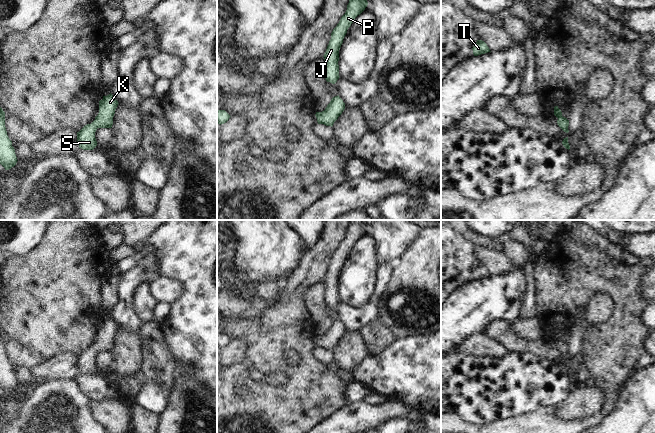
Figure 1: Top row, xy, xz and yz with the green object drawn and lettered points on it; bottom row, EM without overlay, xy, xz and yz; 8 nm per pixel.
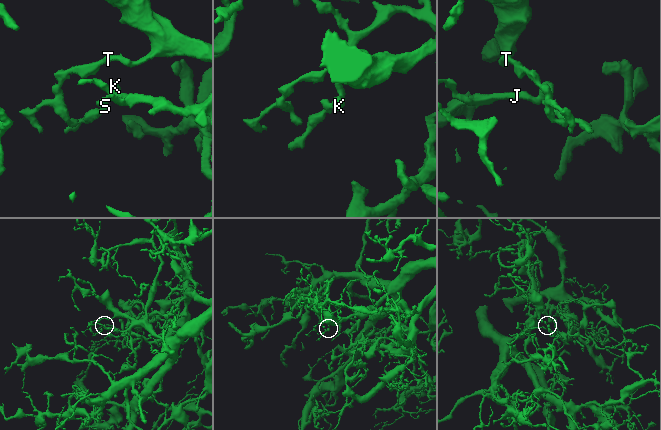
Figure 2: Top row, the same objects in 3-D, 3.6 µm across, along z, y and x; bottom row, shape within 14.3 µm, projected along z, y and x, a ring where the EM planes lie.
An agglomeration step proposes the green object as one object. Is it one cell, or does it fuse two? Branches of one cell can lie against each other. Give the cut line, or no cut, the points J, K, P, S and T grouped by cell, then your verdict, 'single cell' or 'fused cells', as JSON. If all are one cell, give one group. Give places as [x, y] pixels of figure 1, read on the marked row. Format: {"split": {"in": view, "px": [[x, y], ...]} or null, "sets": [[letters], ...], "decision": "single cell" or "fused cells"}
{"split": null, "sets": [["J", "K", "P", "S", "T"]], "decision": "single cell"}

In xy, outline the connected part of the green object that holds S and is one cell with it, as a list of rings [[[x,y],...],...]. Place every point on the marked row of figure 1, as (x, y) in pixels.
[[[110,93],[99,101],[99,113],[91,124],[85,125],[77,132],[77,143],[83,150],[93,150],[97,146],[95,132],[98,128],[112,128],[113,117],[118,101]]]

